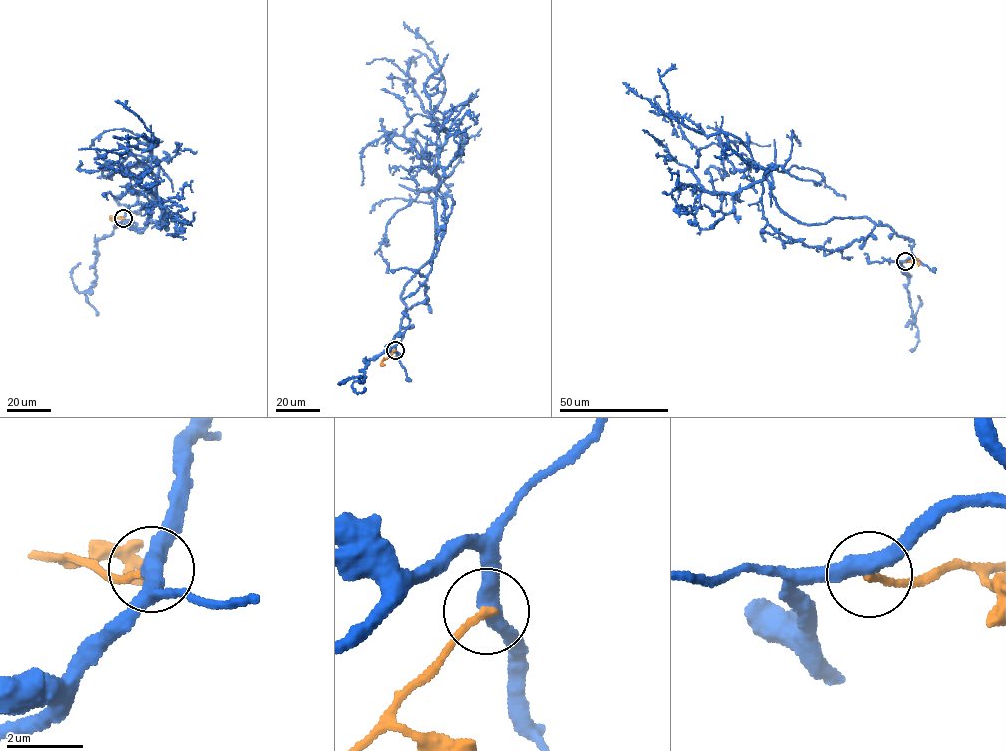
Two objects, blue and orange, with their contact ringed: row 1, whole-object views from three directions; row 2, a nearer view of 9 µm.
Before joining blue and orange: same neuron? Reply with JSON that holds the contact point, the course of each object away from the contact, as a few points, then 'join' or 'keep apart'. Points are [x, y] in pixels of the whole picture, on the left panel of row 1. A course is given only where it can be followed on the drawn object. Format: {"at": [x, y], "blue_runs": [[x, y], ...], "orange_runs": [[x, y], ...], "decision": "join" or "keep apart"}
{"at": [123, 218], "blue_runs": [[123, 218], [127, 185], [158, 203], [143, 161], [158, 142], [113, 137]], "orange_runs": [[123, 218], [111, 216], [114, 221]], "decision": "keep apart"}

